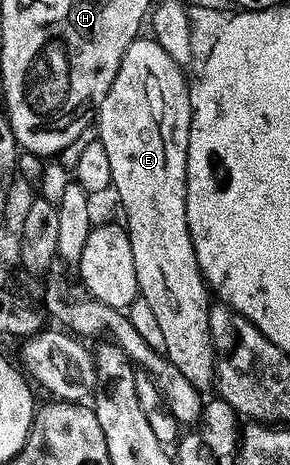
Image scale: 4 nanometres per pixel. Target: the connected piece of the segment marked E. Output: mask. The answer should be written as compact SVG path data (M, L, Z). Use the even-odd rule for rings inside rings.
M140 35L136 37L133 43L129 43L129 47L125 51L125 55L121 59L121 67L117 67L117 75L113 79L113 87L109 87L109 95L105 95L105 99L101 104L99 104L97 110L97 126L99 125L99 133L97 133L97 139L105 147L105 152L107 158L109 159L109 175L111 176L111 189L113 193L119 196L119 201L123 204L123 213L127 216L127 221L125 220L125 228L127 234L129 235L129 247L133 247L133 264L137 267L137 287L139 288L139 295L145 299L145 303L149 303L150 309L153 310L157 323L161 327L161 332L165 339L165 347L162 352L167 358L173 363L173 367L178 367L181 371L181 375L185 375L185 379L189 379L189 383L193 383L193 387L200 391L210 390L215 383L215 342L211 339L211 328L209 327L209 315L211 314L212 302L207 301L209 298L209 290L206 281L203 280L203 273L199 269L199 264L197 263L197 255L193 251L193 239L189 235L189 227L187 226L187 220L185 219L185 195L187 194L187 148L189 147L189 131L191 130L191 95L192 90L189 88L189 81L187 85L187 77L183 74L184 70L180 65L174 61L169 55L169 51L165 51L165 47L161 47L151 35Z

